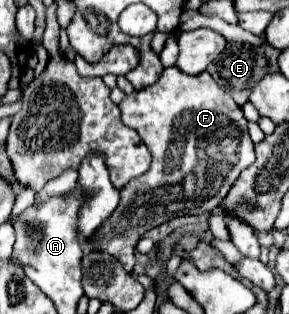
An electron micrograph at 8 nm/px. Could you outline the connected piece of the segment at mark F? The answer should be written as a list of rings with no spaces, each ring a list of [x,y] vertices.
[[[166,68],[154,86],[132,92],[118,106],[122,122],[134,128],[148,146],[152,166],[120,190],[118,208],[96,232],[90,246],[112,254],[132,272],[134,248],[144,232],[176,216],[212,212],[222,204],[240,172],[256,160],[256,154],[242,108],[208,72],[188,76],[178,68]]]

